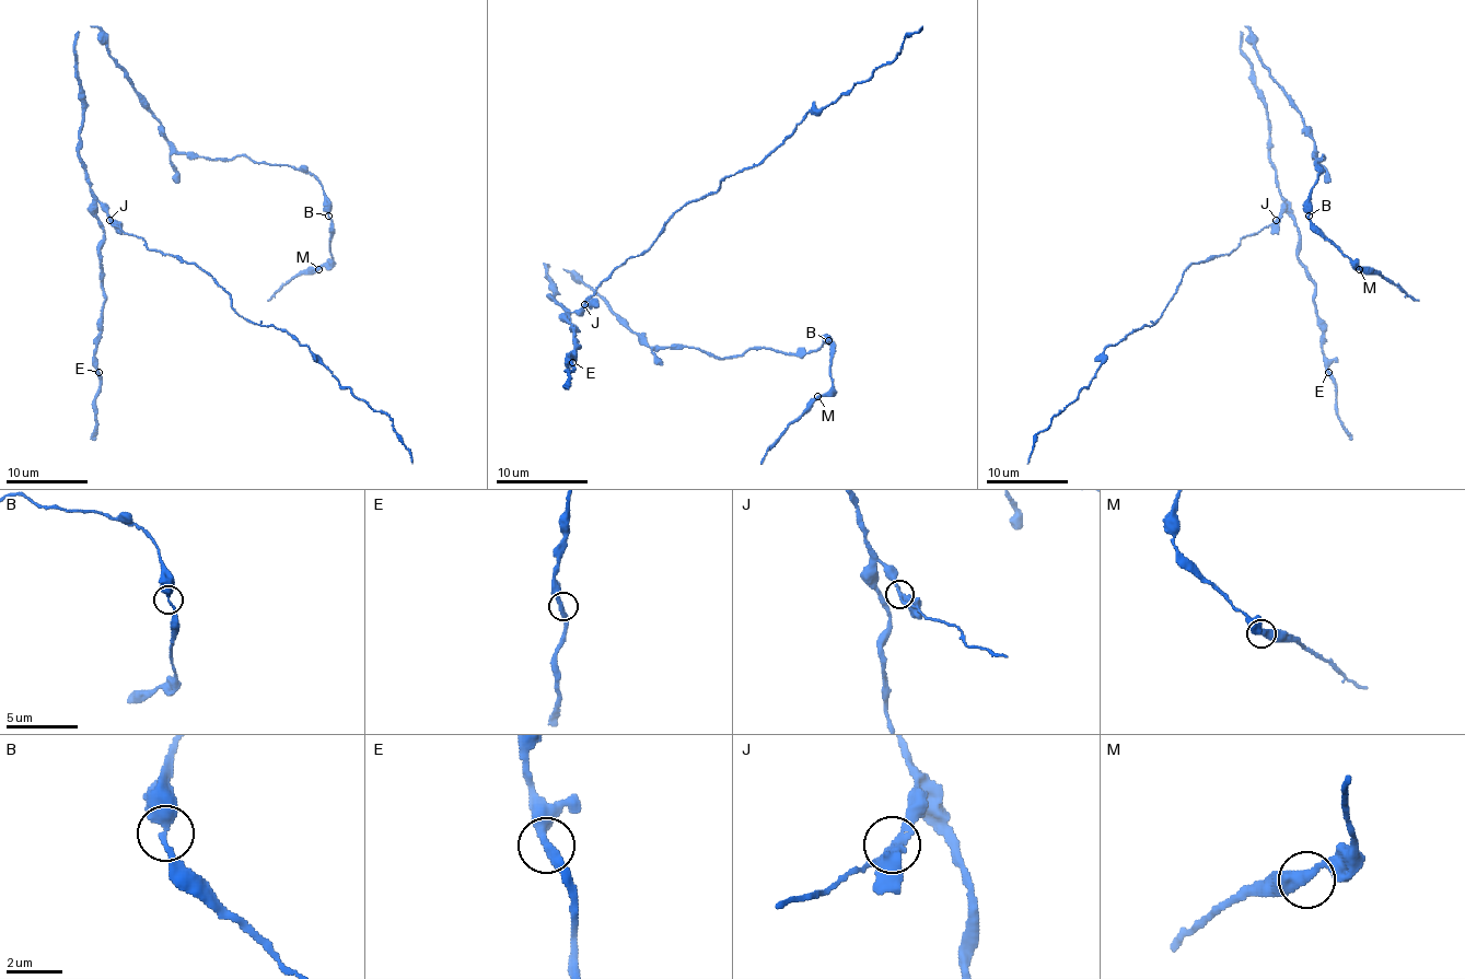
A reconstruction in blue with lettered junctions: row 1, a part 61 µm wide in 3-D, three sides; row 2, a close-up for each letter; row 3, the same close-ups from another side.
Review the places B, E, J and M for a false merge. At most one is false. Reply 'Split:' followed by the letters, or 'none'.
Split: J

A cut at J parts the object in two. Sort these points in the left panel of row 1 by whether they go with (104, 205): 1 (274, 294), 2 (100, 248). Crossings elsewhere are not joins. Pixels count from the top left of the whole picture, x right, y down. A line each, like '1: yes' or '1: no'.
1: yes
2: yes

